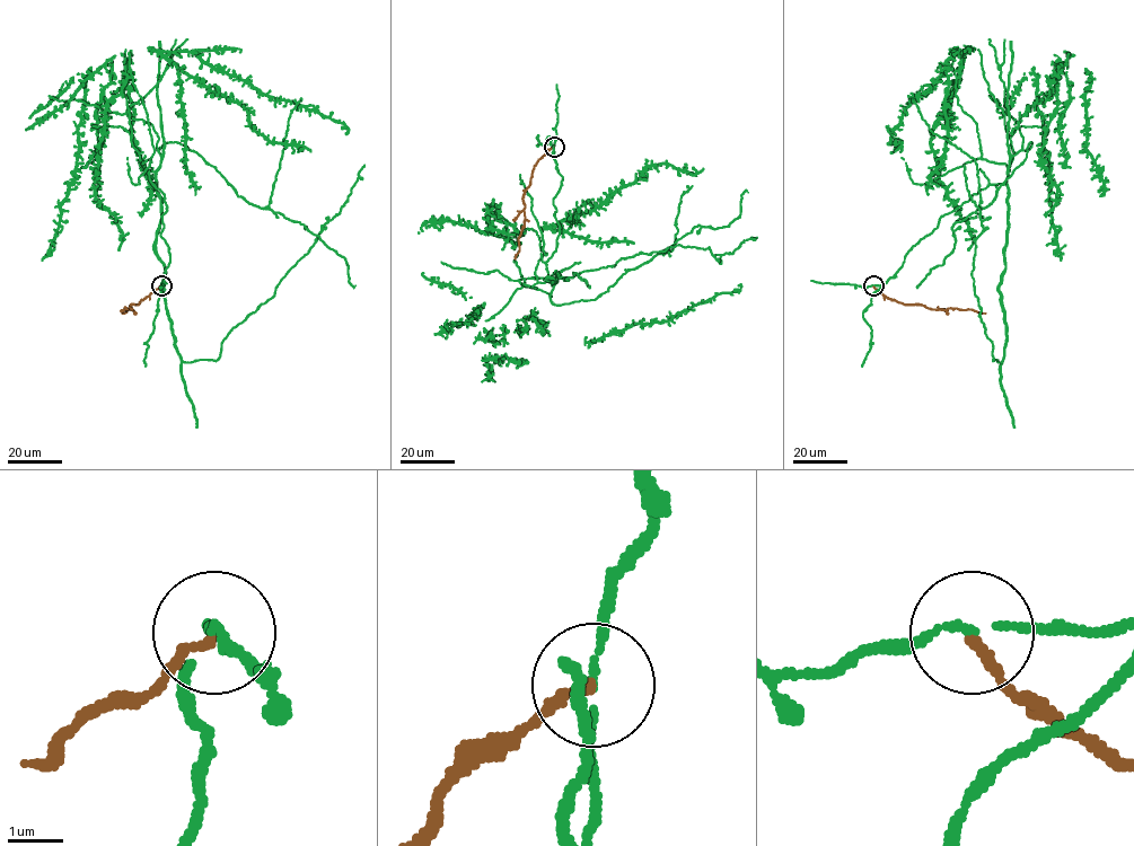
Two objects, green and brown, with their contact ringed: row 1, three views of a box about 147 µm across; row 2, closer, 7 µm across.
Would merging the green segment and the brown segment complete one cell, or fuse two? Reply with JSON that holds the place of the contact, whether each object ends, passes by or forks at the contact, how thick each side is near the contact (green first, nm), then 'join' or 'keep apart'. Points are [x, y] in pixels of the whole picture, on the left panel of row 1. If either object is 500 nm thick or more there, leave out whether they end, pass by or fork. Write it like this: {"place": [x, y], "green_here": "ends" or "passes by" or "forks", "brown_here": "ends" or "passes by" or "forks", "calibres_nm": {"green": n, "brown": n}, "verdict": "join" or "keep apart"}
{"place": [161, 285], "green_here": "passes by", "brown_here": "ends", "calibres_nm": {"green": 100, "brown": 180}, "verdict": "keep apart"}

